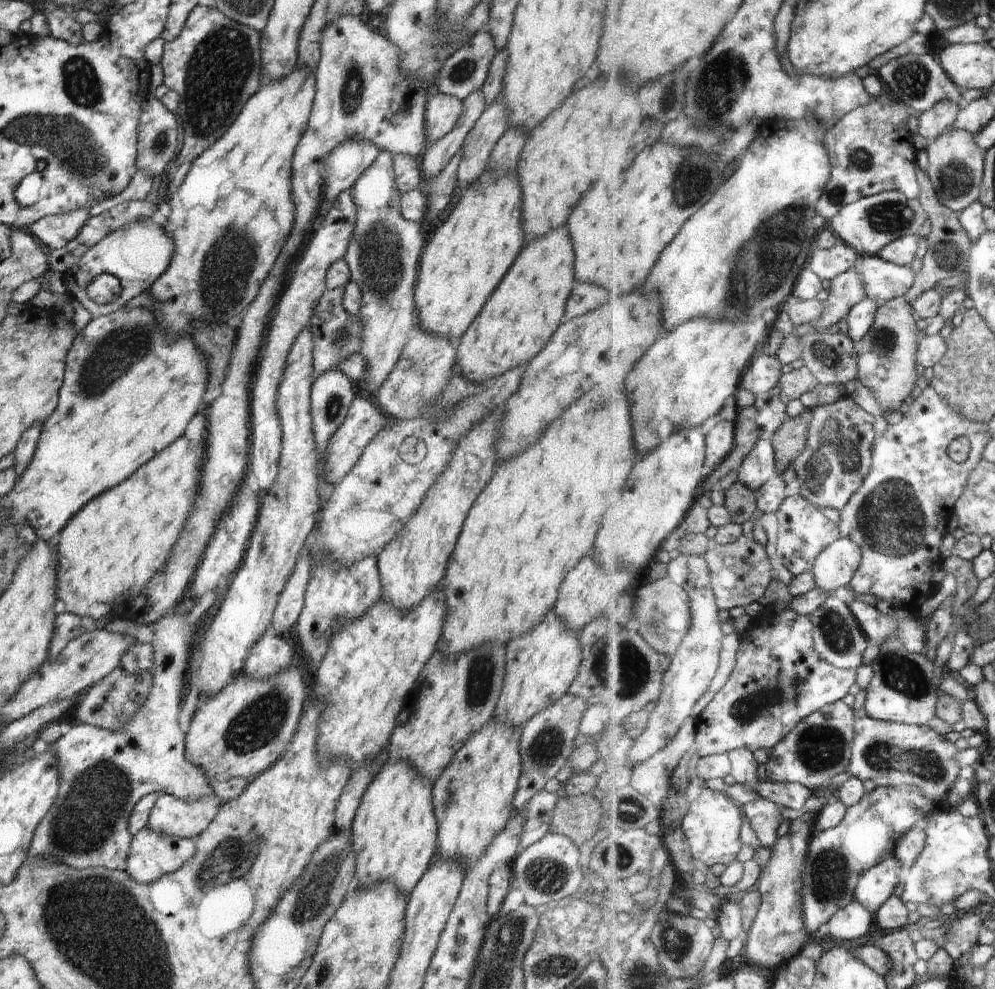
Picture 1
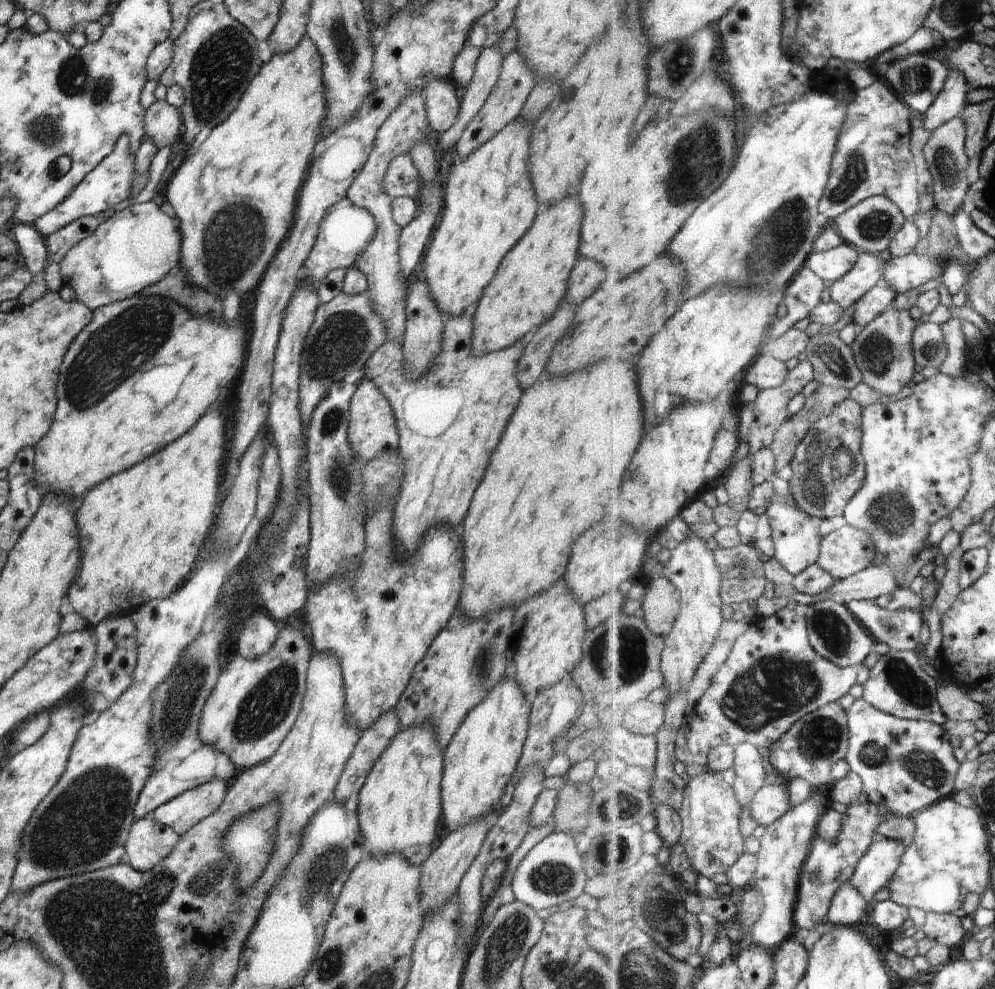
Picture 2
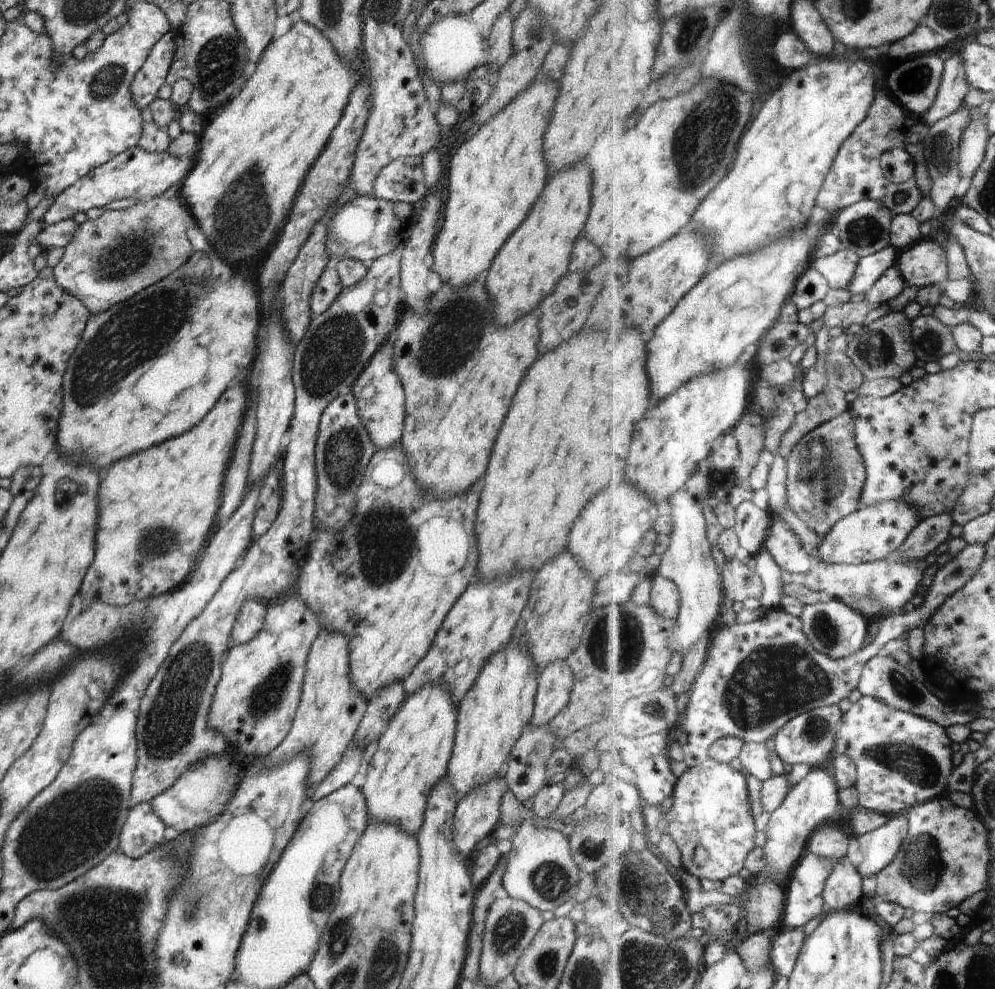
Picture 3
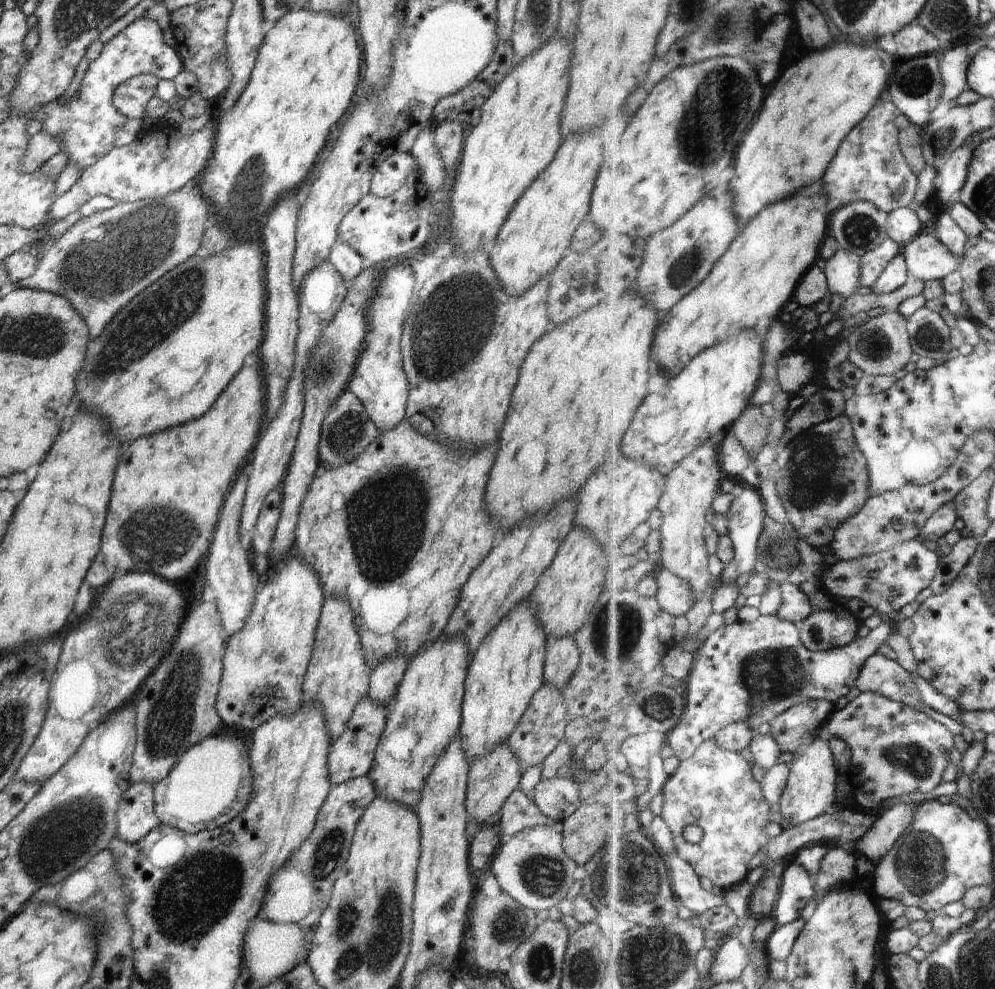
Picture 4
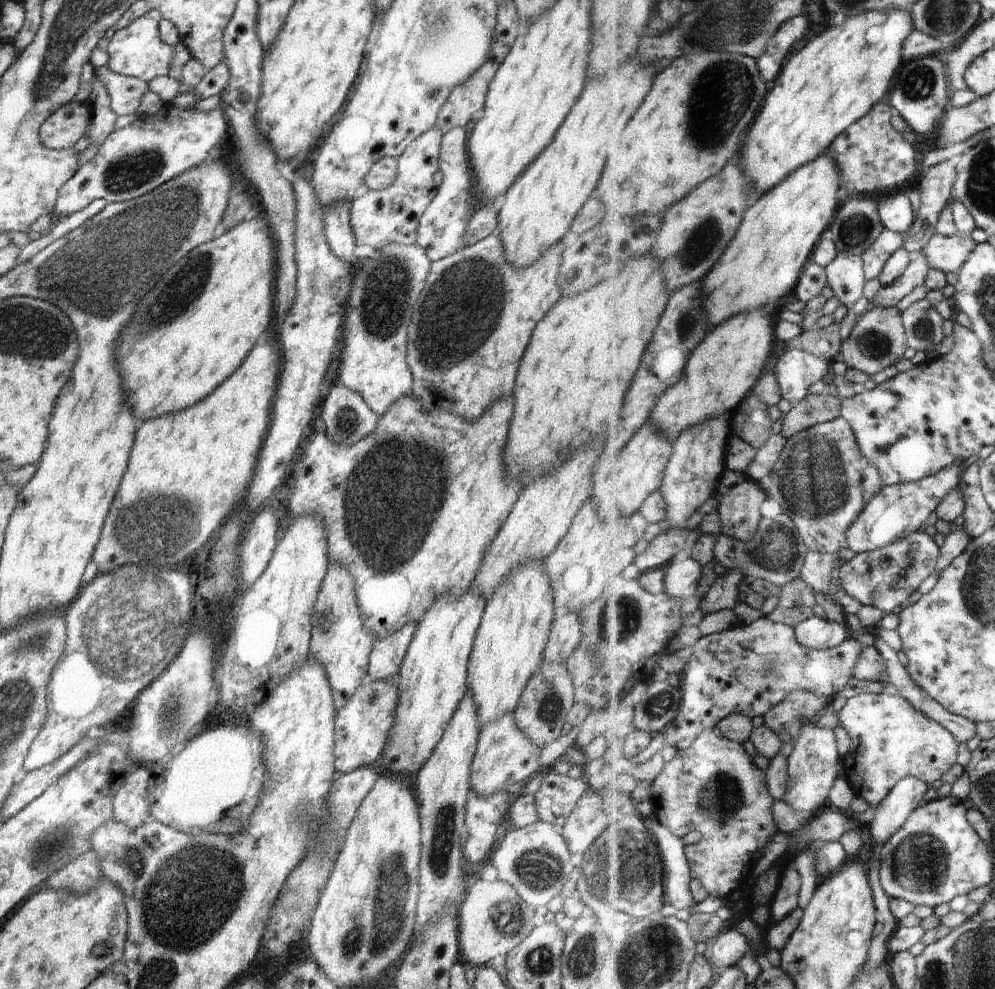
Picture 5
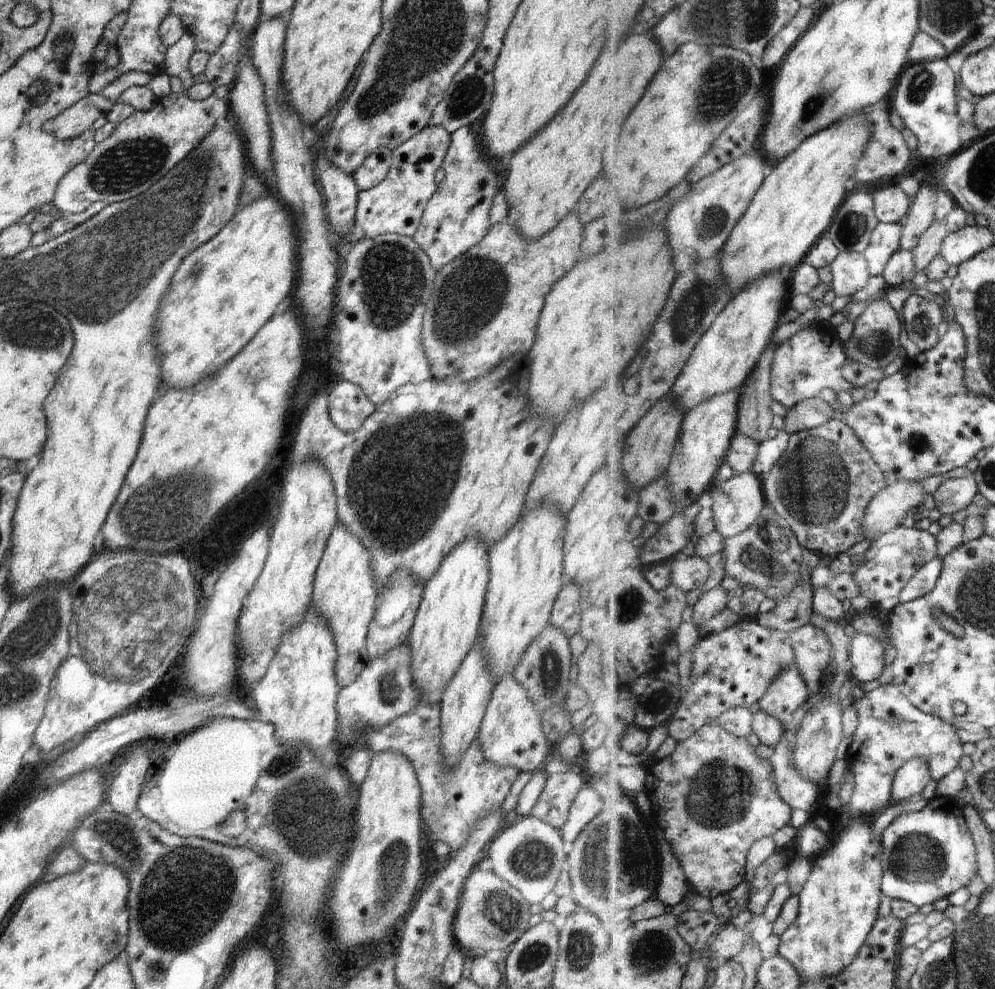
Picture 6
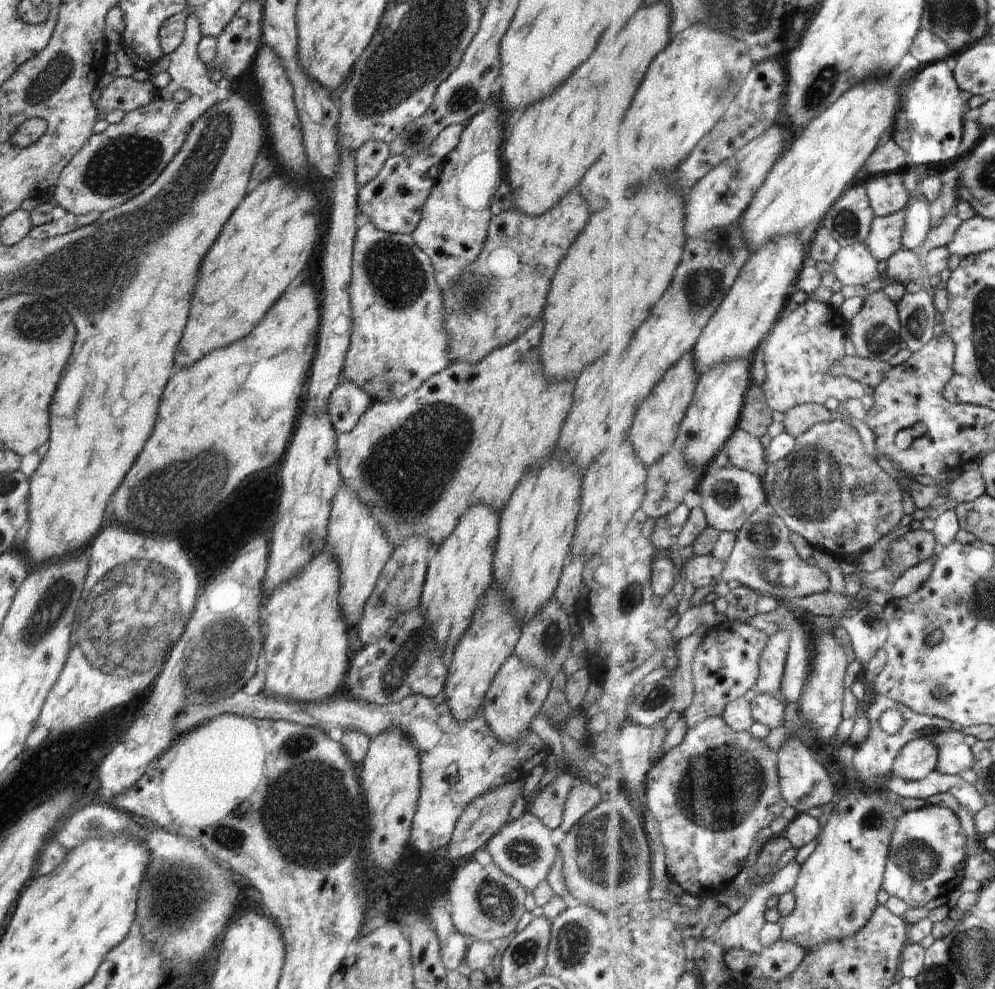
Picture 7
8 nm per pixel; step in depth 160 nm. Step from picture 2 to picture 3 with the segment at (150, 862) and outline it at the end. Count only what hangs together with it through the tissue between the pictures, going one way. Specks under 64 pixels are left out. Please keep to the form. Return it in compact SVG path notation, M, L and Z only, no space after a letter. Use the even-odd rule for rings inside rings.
M151 803L130 807L119 838L119 849L130 858L139 859L164 842L166 825L152 810Z

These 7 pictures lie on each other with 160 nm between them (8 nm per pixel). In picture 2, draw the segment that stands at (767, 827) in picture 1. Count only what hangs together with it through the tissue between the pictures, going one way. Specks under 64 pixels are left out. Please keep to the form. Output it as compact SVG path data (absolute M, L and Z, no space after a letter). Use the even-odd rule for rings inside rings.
M770 781L758 791L751 804L753 818L761 825L772 826L790 810L790 796L784 784Z

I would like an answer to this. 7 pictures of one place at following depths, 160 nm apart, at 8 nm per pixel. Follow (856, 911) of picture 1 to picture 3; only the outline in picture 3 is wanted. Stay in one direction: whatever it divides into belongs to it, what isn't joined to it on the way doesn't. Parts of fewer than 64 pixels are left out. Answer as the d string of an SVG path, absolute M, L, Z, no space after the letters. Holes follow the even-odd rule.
M844 858L827 882L826 906L832 911L854 911L864 898L864 877L849 858Z

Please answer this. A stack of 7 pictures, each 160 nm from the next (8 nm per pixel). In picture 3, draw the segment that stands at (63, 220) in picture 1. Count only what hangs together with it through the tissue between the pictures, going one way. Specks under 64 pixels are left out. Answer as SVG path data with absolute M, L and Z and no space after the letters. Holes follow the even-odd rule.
M130 147L128 150L122 151L120 154L113 156L108 162L102 163L100 166L94 167L86 176L83 176L63 190L55 201L46 211L44 222L48 225L56 224L57 222L72 219L77 212L85 212L90 208L100 208L114 201L122 199L136 199L144 201L146 199L164 196L170 188L177 188L181 180L193 169L194 158L183 156L176 158L174 155L164 153L149 153L142 150L142 147Z

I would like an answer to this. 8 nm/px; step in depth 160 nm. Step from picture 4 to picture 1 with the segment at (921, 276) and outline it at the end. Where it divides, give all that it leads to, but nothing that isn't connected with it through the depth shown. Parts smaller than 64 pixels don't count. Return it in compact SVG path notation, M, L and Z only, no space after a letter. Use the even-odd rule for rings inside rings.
M880 255L863 256L858 263L869 291L879 304L905 297L916 284L918 273L911 266L886 261Z

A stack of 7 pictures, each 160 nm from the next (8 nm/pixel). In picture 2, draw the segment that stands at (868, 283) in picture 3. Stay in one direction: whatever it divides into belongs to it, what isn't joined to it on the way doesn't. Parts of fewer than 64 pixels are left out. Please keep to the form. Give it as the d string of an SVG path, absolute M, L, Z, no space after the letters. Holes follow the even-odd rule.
M861 252L857 265L831 286L831 298L845 309L854 306L875 286L883 284L888 256Z

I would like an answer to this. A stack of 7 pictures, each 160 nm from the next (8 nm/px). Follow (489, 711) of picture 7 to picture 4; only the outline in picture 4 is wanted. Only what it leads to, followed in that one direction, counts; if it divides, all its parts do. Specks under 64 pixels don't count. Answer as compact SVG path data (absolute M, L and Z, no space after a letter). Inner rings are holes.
M507 742L499 743L488 754L479 758L470 768L467 774L467 793L465 800L465 810L468 822L476 822L478 826L487 823L512 792L519 789L520 778L524 774L521 762L514 756Z

